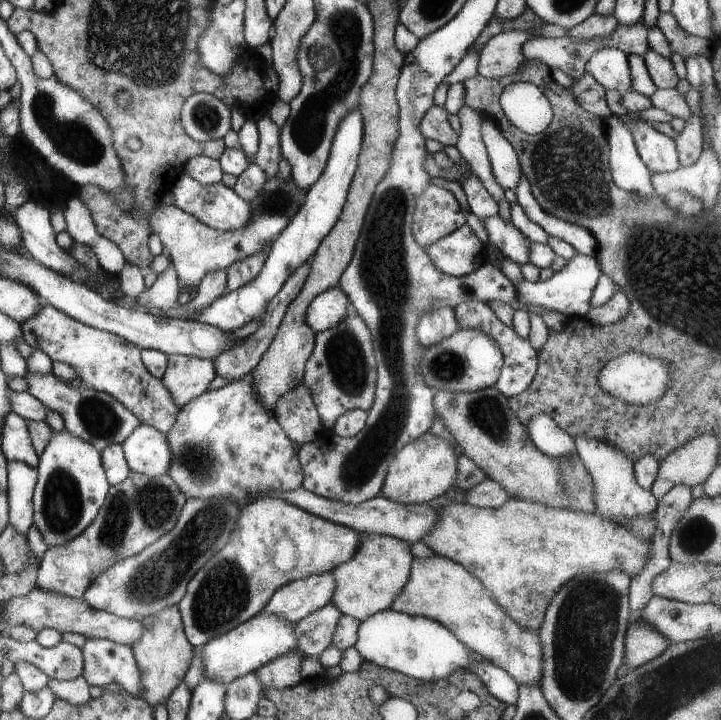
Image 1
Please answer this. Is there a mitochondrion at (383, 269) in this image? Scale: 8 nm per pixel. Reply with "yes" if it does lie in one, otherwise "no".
yes

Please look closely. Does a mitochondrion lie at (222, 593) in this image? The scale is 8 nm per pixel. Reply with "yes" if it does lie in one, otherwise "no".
yes

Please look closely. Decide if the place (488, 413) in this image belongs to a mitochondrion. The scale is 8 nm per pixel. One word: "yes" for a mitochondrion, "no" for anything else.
yes

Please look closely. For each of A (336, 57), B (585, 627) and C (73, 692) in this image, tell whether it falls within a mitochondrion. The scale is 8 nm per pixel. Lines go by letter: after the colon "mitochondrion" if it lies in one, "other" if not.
A: mitochondrion
B: mitochondrion
C: other

